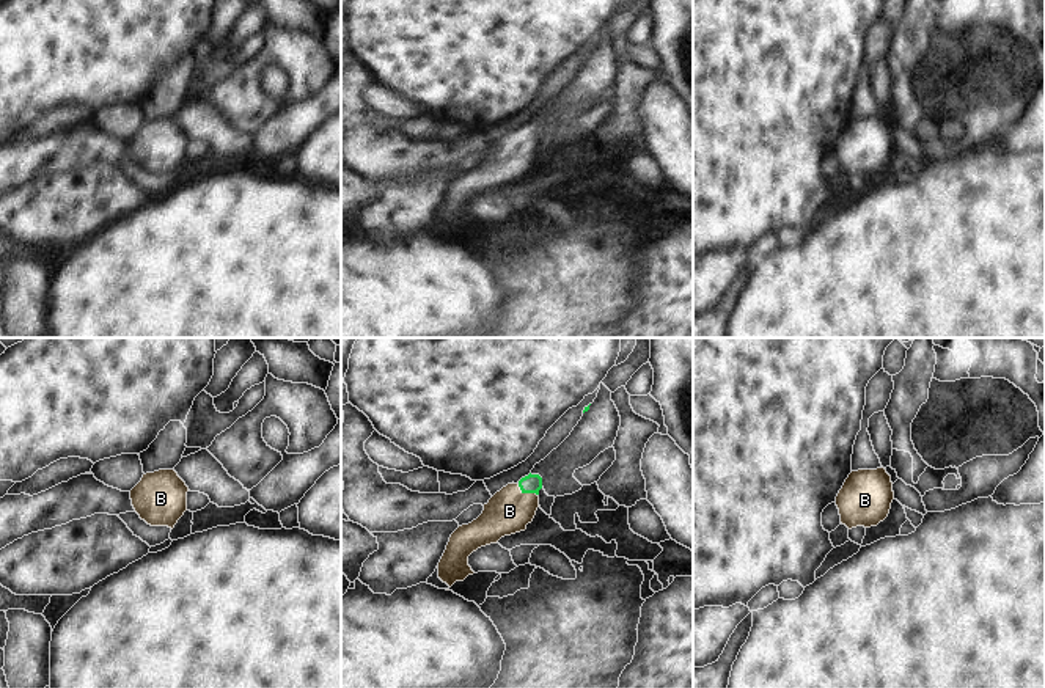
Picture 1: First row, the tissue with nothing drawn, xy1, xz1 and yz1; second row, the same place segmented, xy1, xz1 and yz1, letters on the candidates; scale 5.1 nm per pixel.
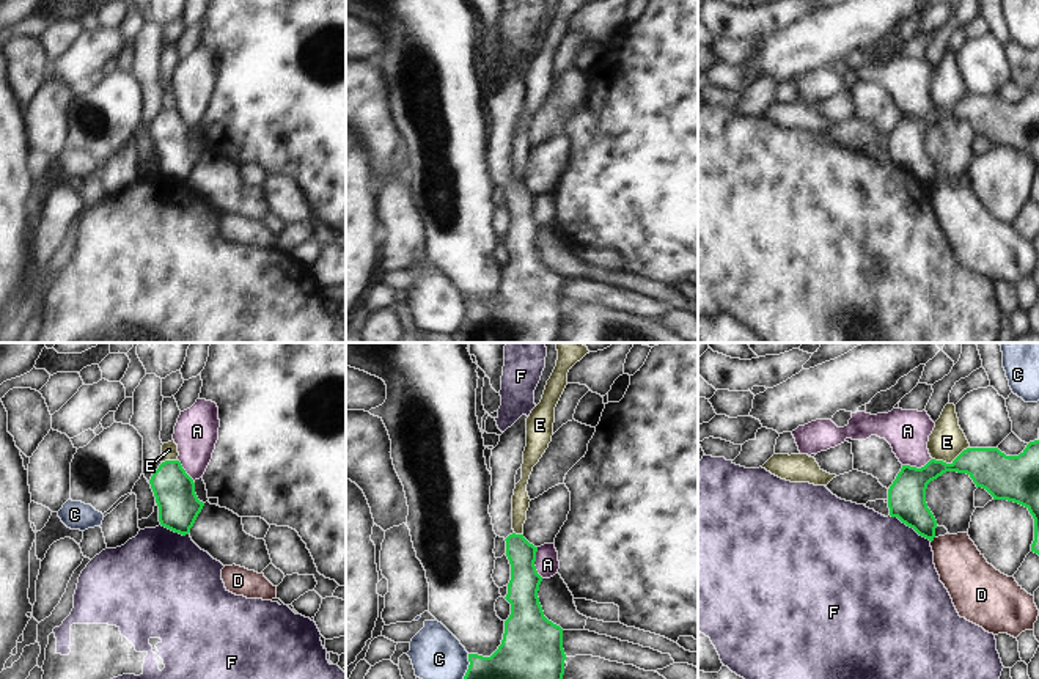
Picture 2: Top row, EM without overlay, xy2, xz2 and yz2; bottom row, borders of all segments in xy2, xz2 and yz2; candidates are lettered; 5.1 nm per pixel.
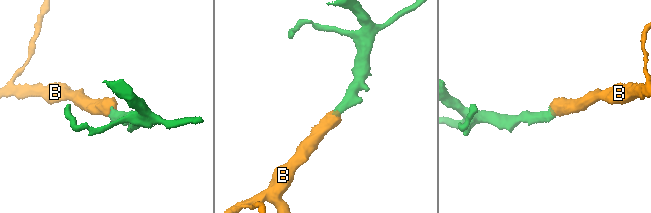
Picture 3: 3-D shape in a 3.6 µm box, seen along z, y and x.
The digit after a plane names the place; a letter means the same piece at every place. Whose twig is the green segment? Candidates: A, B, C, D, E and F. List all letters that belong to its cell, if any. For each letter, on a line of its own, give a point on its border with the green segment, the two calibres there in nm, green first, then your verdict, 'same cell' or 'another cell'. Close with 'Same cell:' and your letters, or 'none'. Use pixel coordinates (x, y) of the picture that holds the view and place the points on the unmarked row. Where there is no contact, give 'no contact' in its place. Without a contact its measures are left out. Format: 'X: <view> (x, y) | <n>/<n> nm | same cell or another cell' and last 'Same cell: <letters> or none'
A: xz2 (533, 211) | 160/120 nm | another cell
B: xz1 (527, 140) | 100/220 nm | same cell
C: xz2 (467, 319) | 440/280 nm | another cell
D: yz2 (932, 187) | 190/240 nm | another cell
E: yz2 (950, 112) | 200/180 nm | another cell
F: yz2 (910, 175) | 190/500 nm | another cell
Same cell: B

